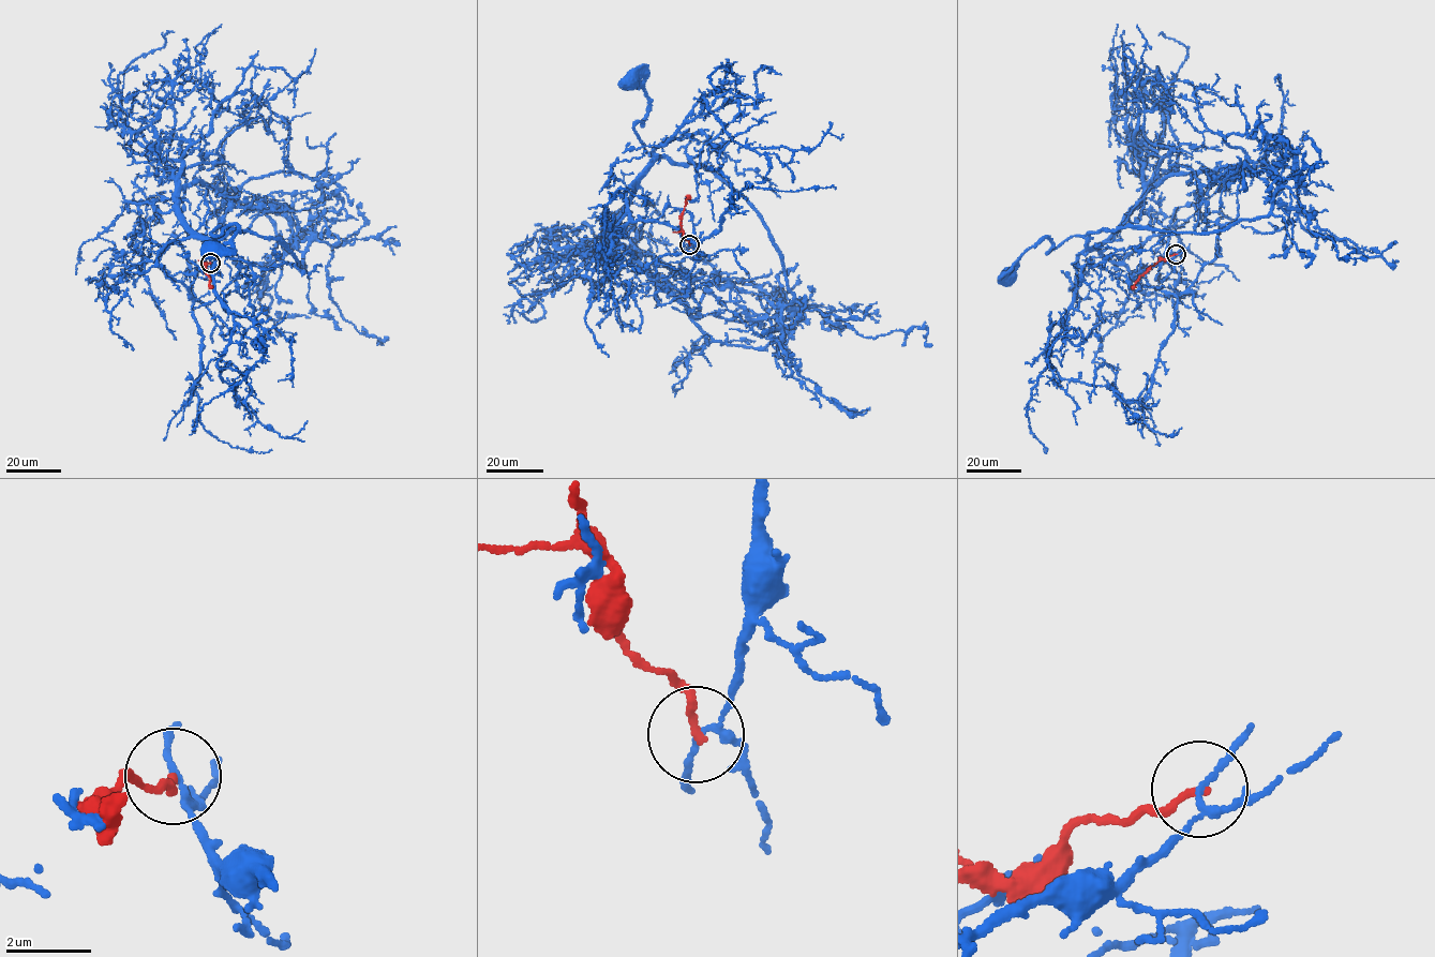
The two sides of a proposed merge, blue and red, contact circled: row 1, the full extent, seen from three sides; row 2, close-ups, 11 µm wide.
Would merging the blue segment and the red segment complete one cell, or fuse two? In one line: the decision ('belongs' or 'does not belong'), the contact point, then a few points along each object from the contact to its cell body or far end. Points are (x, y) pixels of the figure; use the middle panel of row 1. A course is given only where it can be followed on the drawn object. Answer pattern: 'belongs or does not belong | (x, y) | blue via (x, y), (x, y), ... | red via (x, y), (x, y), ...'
does not belong | (689, 244) | blue via (689, 244), (683, 209), (629, 214), (626, 191), (654, 156), (633, 126), (649, 104), (626, 80) | red via (689, 244), (681, 220), (690, 195)

